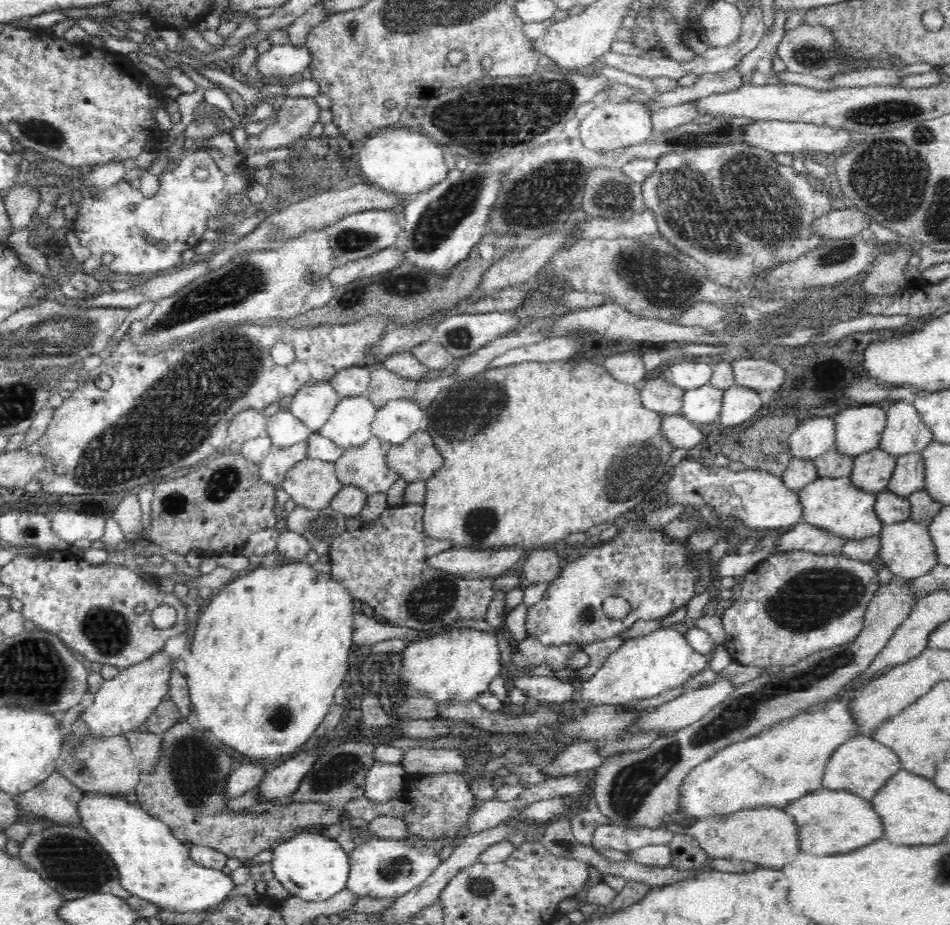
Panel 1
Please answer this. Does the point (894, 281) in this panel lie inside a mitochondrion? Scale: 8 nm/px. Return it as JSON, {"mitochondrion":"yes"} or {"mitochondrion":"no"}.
{"mitochondrion":"no"}

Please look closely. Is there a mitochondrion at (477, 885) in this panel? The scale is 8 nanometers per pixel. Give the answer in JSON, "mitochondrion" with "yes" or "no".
{"mitochondrion":"yes"}

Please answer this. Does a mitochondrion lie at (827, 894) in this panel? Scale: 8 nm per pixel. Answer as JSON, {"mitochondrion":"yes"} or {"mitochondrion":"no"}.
{"mitochondrion":"no"}

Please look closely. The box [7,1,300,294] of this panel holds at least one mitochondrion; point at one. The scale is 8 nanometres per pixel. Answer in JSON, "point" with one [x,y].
{"point":[42,132]}

